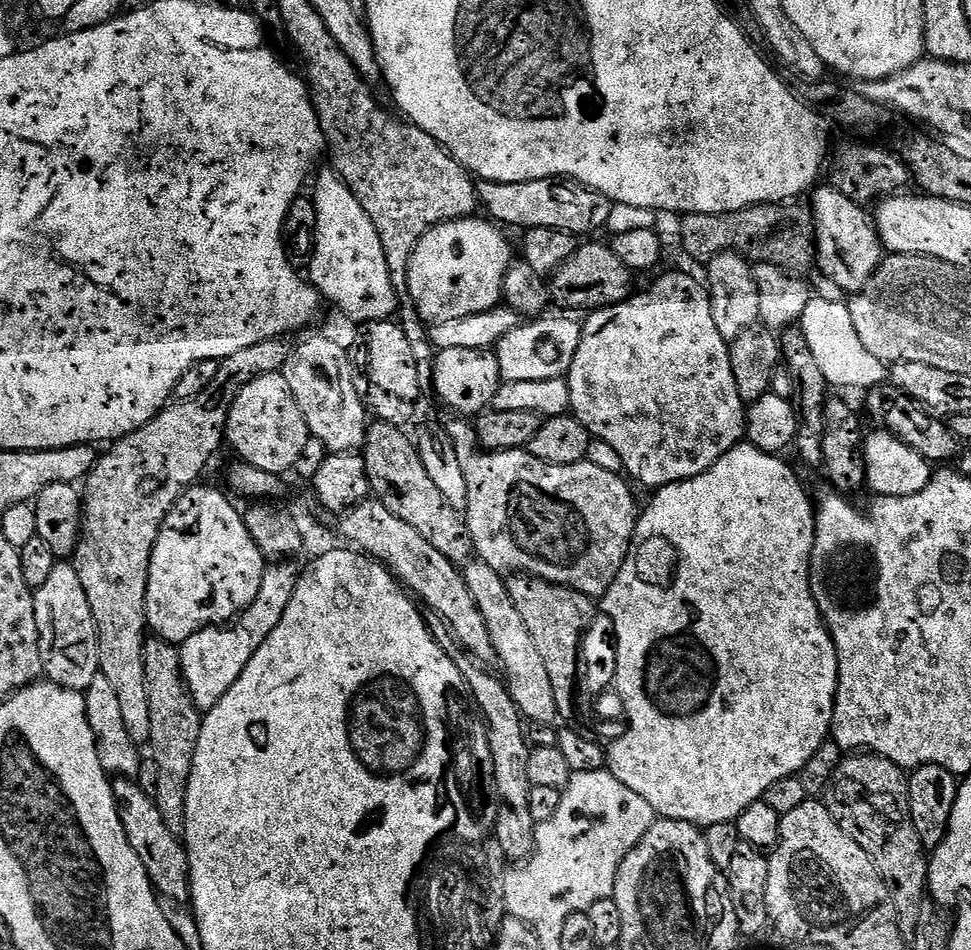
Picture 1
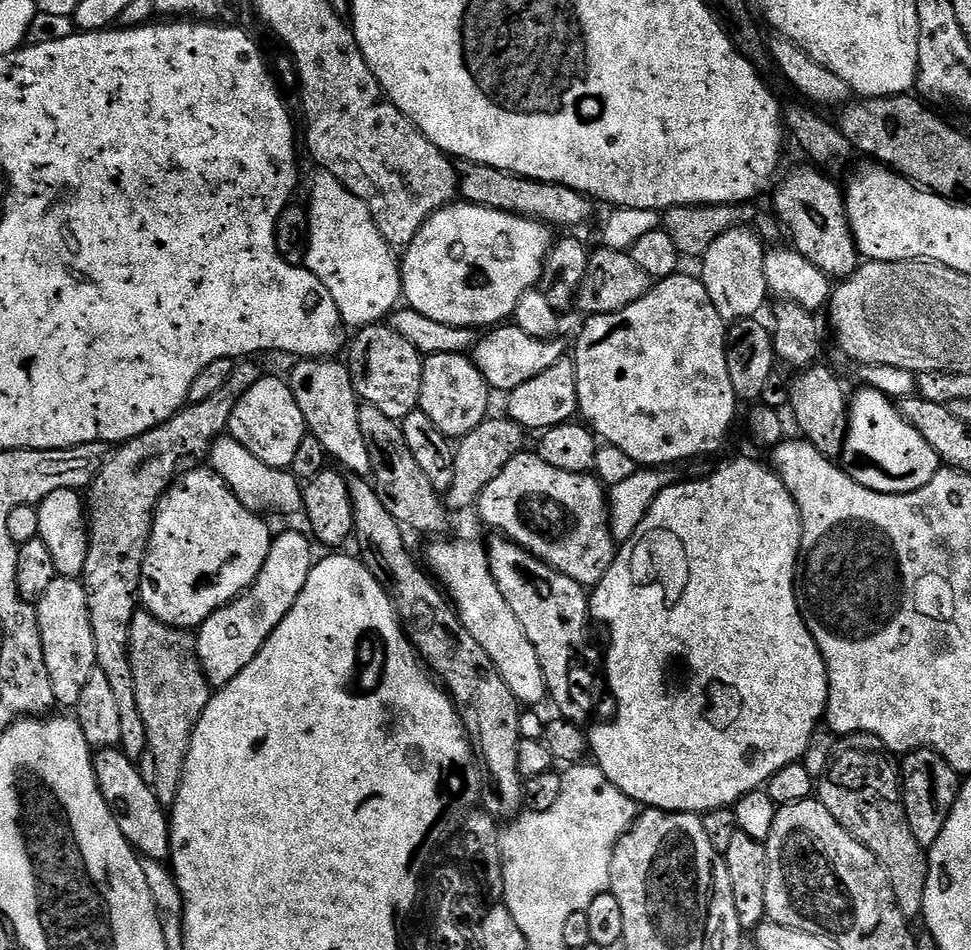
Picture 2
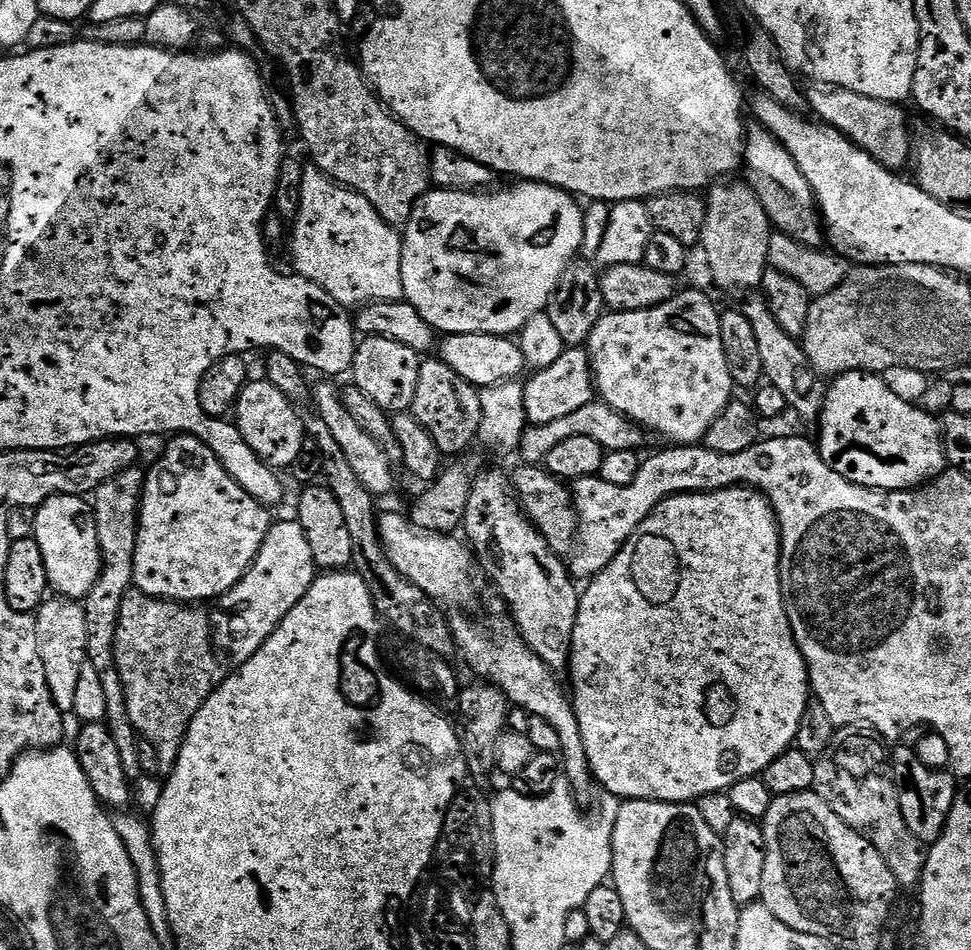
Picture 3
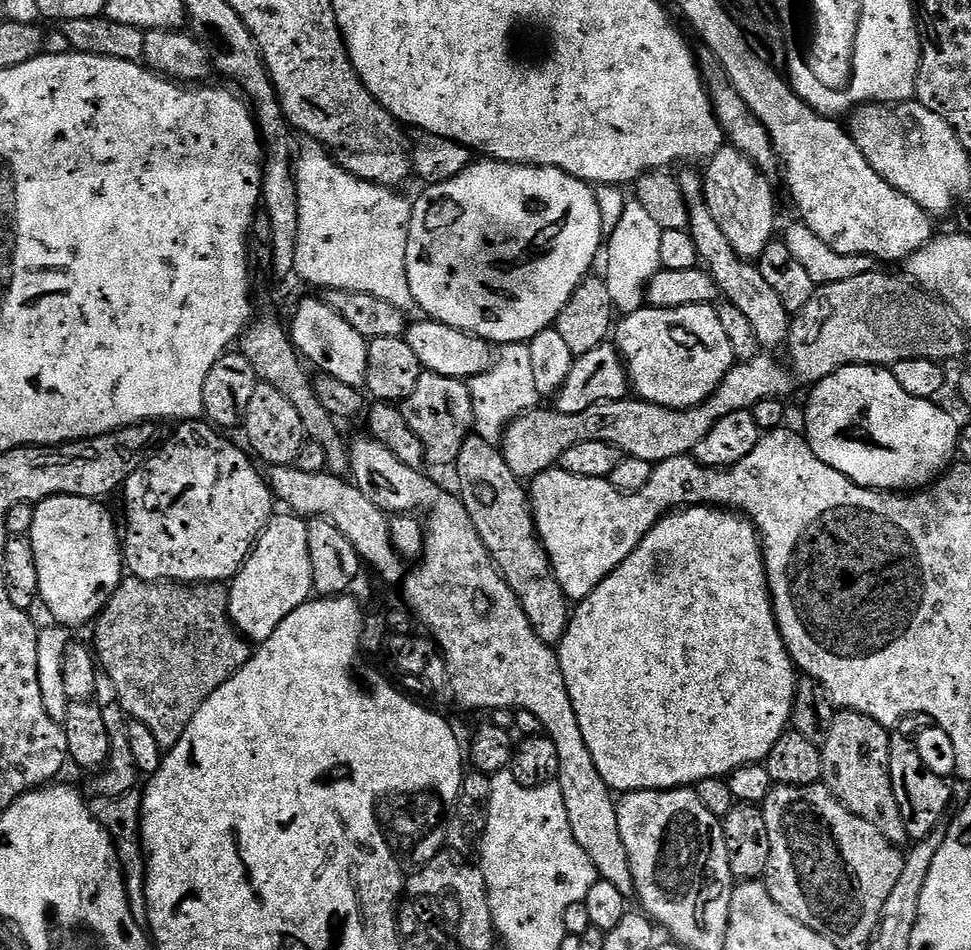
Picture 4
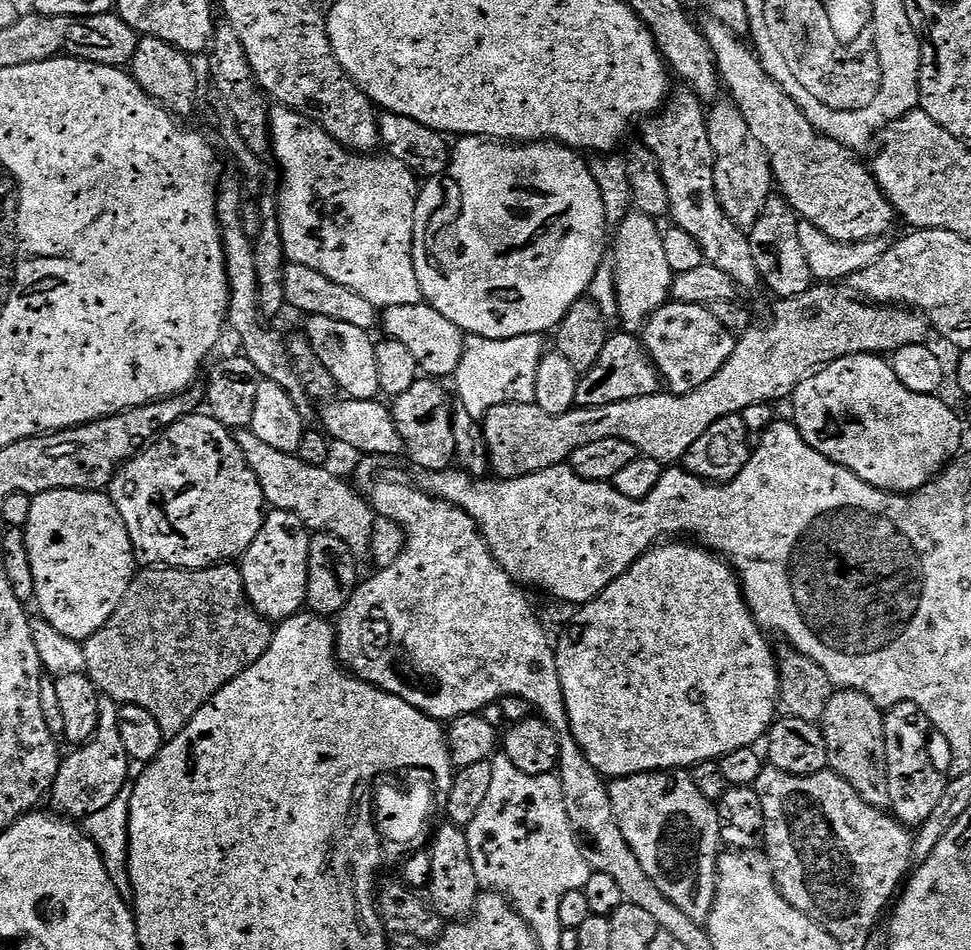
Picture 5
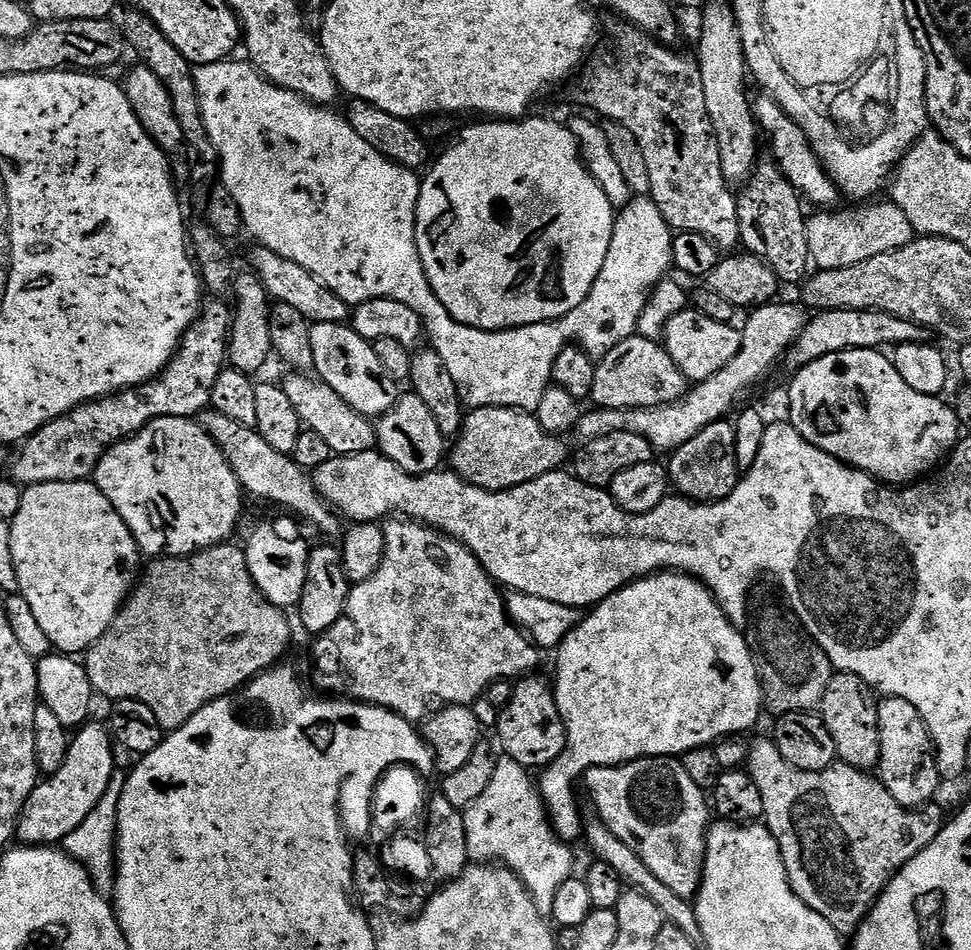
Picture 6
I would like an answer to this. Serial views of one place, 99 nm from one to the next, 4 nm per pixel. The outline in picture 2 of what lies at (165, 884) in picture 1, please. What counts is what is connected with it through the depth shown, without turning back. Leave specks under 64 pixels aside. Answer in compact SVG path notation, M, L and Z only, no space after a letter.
M119 747L102 748L93 755L95 778L102 790L102 798L118 822L118 830L135 848L144 860L167 861L172 854L170 846L170 816L166 808L159 804L149 781L142 778L139 767L127 753Z

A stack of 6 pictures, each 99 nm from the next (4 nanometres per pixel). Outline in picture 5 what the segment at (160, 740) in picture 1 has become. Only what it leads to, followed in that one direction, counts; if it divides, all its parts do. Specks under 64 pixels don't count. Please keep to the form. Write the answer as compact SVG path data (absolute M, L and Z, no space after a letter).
M235 563L213 564L211 568L148 566L137 571L135 578L130 582L130 590L126 590L126 598L122 598L118 610L114 610L114 614L108 619L106 626L102 626L102 630L98 630L89 640L83 641L84 672L87 673L100 694L109 696L119 706L133 704L142 706L142 710L150 710L150 715L158 722L158 727L162 729L164 737L171 738L178 735L188 725L190 718L194 718L194 714L198 714L198 710L202 710L202 706L206 706L206 702L210 702L210 698L214 698L214 694L218 694L218 690L222 690L222 686L226 686L234 678L238 678L238 674L242 674L250 666L254 666L254 662L258 662L258 658L262 658L262 654L266 654L266 650L272 644L273 631L273 625L264 617L259 616L248 600L242 582L242 574Z

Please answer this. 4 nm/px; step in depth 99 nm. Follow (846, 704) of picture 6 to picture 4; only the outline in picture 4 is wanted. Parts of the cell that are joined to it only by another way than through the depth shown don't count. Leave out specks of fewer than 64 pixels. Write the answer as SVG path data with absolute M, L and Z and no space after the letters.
M837 711L834 722L830 726L830 734L820 750L822 758L822 783L858 818L870 822L878 834L882 834L891 844L904 846L909 843L908 831L902 822L902 810L898 810L898 802L894 798L894 786L890 778L890 732L883 728L874 718L857 712Z

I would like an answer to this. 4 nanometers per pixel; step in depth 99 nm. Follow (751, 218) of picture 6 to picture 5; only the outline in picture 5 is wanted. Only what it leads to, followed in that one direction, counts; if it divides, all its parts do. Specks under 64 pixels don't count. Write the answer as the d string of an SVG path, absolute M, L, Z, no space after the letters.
M770 198L754 226L747 233L750 242L750 250L754 253L754 266L758 266L758 274L763 287L773 292L773 297L785 300L794 298L798 294L806 294L806 290L814 287L814 281L810 274L810 266L806 266L806 253L802 251L802 242L798 238L798 226L801 219L794 209L783 198Z

